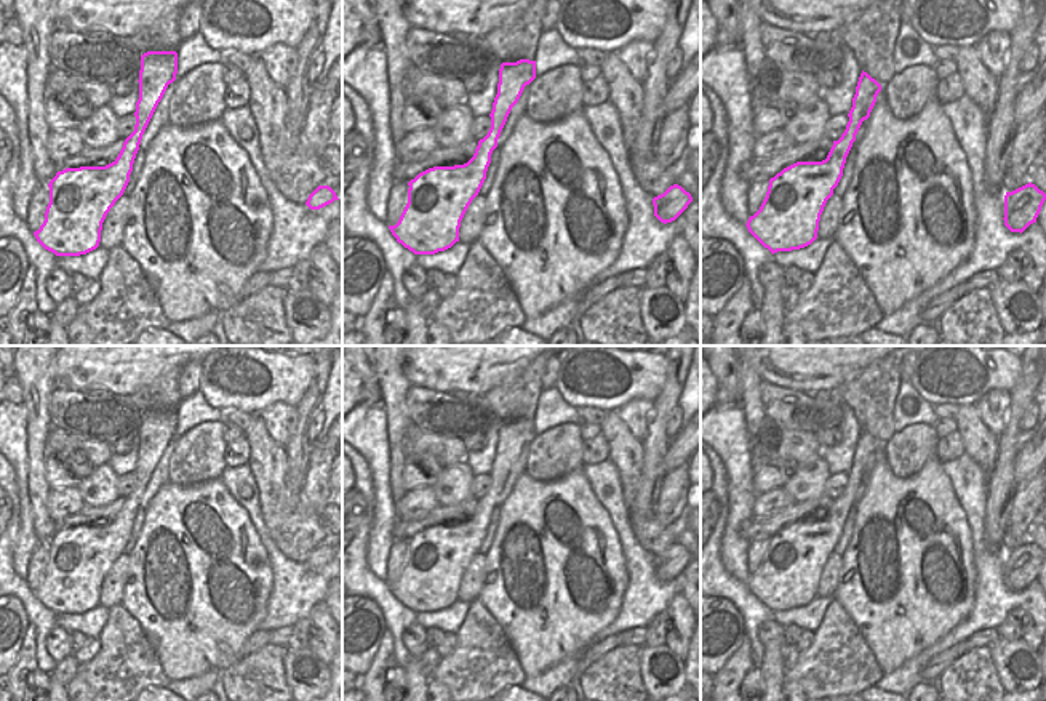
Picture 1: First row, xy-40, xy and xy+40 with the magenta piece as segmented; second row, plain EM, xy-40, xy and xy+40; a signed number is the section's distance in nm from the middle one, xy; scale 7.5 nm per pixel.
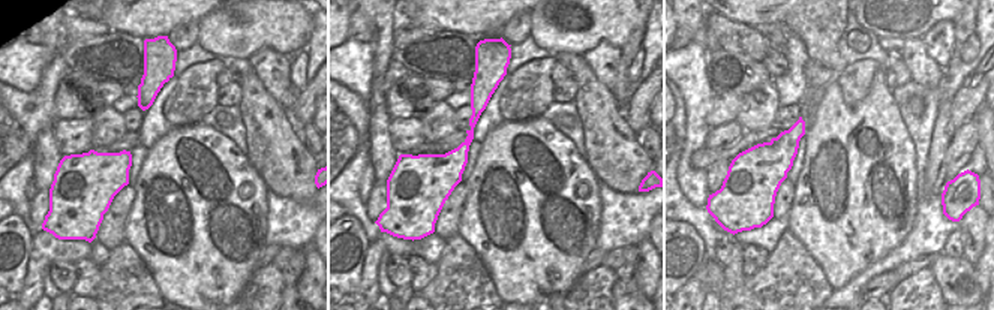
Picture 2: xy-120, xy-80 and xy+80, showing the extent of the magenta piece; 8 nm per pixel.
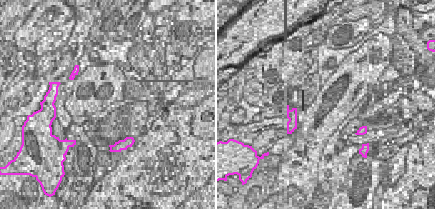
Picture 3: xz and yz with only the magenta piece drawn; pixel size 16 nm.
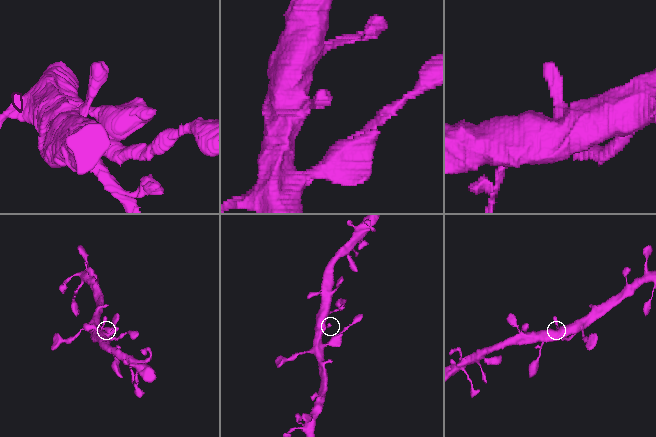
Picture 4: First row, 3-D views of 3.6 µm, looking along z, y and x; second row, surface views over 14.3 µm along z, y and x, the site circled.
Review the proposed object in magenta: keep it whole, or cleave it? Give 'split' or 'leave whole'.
leave whole

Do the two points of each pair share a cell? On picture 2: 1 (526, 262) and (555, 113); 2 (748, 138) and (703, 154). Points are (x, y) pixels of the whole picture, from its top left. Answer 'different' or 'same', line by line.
1: different
2: same

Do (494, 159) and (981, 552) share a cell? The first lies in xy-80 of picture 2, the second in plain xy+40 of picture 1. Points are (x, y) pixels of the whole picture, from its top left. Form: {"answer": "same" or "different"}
{"answer": "different"}

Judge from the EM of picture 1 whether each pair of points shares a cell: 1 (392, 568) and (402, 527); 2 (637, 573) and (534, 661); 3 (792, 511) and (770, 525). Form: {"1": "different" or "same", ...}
{"1": "different", "2": "different", "3": "same"}

